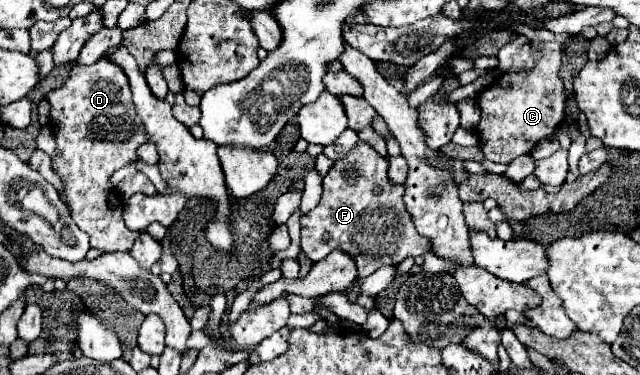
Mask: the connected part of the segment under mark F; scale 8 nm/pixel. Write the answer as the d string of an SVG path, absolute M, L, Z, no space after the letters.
M359 141L343 159L335 161L329 173L323 177L323 195L315 209L305 213L301 217L301 249L303 253L317 263L325 255L329 255L333 249L343 249L357 261L359 277L367 277L375 273L383 265L395 265L401 263L405 257L419 257L425 251L431 249L431 243L427 237L421 237L415 231L415 225L405 211L403 205L403 185L395 185L387 177L387 159L381 157L369 143Z

